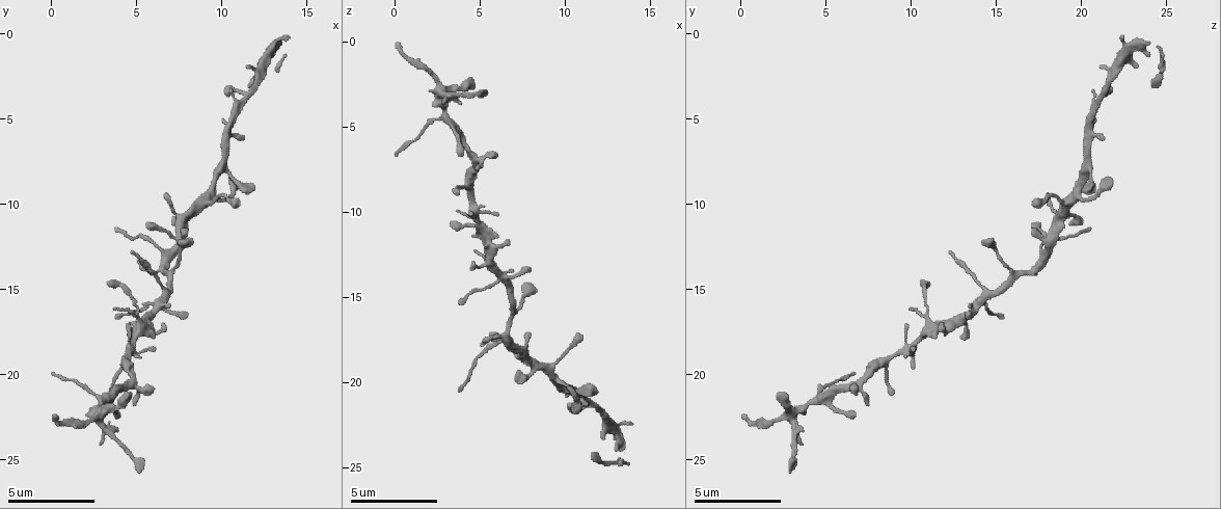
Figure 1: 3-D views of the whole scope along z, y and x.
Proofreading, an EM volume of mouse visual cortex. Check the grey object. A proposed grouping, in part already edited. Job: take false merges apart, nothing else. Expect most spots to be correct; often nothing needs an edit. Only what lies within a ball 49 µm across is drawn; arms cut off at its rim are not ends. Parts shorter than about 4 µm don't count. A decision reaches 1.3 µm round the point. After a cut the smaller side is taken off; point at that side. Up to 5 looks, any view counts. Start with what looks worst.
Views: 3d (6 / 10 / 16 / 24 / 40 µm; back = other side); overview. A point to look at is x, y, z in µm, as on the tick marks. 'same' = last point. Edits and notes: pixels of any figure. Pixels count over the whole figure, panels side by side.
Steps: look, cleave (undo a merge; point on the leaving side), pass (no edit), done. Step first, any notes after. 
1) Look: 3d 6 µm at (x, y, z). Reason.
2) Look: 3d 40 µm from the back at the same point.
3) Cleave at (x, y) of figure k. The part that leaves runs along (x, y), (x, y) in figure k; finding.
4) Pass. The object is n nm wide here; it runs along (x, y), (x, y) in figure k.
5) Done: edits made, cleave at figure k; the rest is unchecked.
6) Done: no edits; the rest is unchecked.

Look: 3d 16 µm at (2.8, 22.7, 3.0). Four or more arms meet.

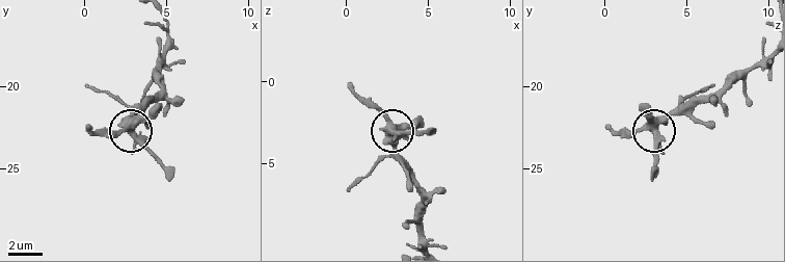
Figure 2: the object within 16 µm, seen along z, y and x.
Look: 3d 6 µm at the same point. Zoom in.

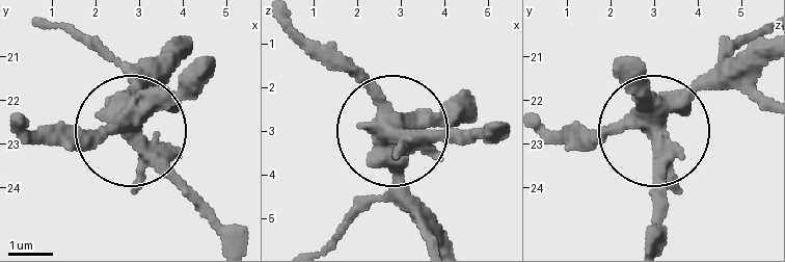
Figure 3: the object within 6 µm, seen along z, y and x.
Pass. The object is 400 nm wide here; it runs along (183, 43), (146, 80), (138, 129), (239, 237) in figure 3; all the same neuron.

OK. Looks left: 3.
Look: 3d 16 µm at (6.6, 14.0, 16.9). Arms part here.

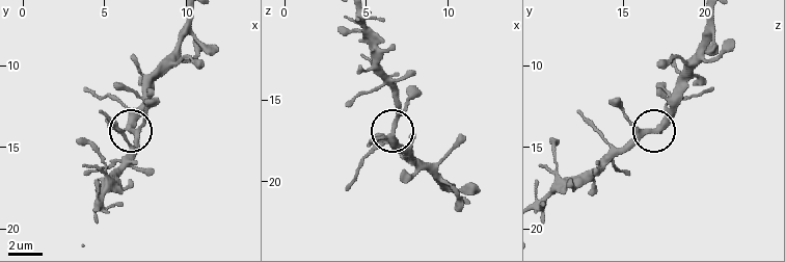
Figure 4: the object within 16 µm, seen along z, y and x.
Pass. 3 arms meet here; all the same neuron.

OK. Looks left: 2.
Look: 3d 10 µm at (4.5, 19.1, 8.6). Three-way junction.

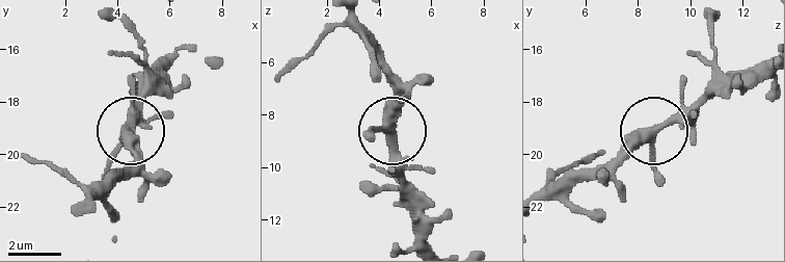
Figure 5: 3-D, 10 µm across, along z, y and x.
Look: 3d 10 µm from the back at (4.5, 19.1, 8.6).

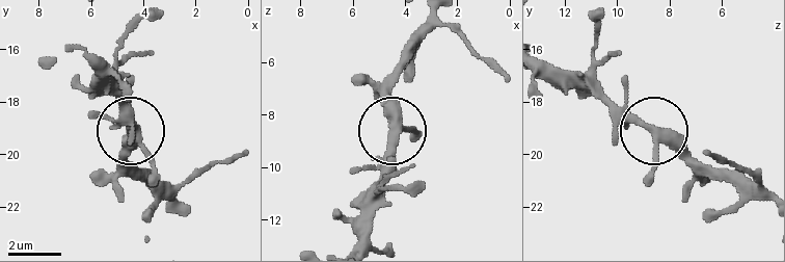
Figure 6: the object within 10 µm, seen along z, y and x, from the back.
Pass. Continuous, no second neuron.

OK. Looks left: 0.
Done: no edits; the rest is unchecked.

